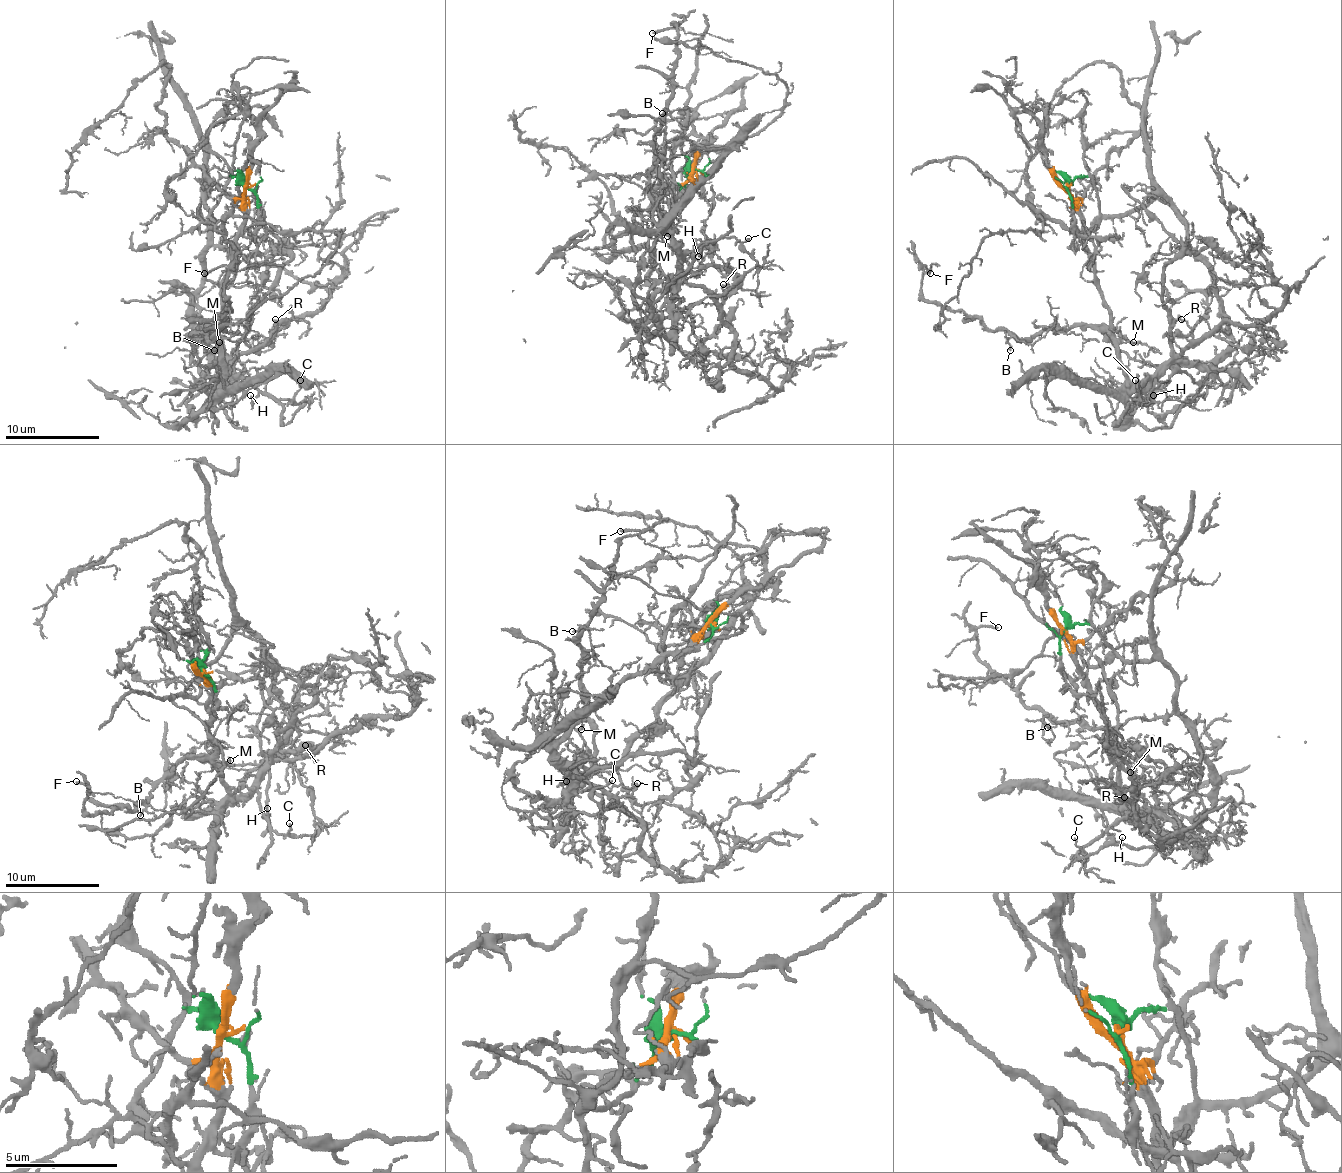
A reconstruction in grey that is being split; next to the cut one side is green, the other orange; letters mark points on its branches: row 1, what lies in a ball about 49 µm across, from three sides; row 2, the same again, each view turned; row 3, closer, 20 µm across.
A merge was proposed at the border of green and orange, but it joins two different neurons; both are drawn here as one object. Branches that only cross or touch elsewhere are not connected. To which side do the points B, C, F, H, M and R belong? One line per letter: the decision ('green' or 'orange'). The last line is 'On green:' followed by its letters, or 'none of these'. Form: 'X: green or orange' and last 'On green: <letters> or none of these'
B: orange
C: orange
F: orange
H: orange
M: orange
R: orange
On green: none of these

